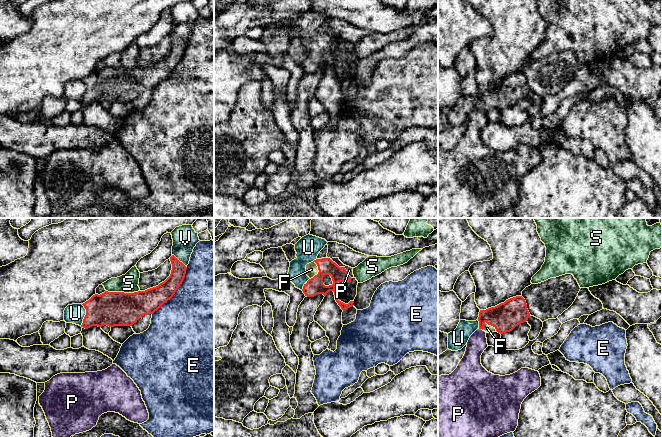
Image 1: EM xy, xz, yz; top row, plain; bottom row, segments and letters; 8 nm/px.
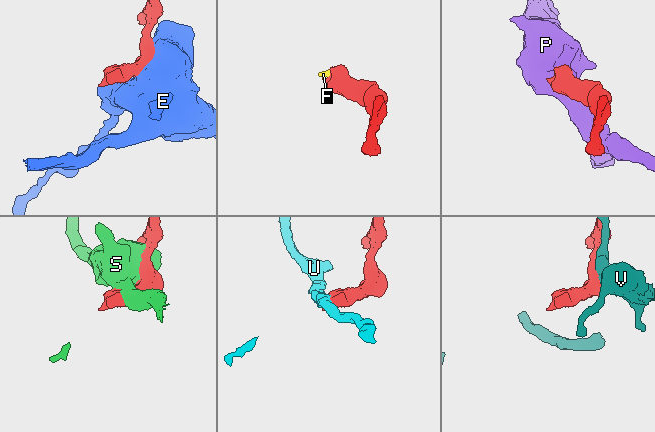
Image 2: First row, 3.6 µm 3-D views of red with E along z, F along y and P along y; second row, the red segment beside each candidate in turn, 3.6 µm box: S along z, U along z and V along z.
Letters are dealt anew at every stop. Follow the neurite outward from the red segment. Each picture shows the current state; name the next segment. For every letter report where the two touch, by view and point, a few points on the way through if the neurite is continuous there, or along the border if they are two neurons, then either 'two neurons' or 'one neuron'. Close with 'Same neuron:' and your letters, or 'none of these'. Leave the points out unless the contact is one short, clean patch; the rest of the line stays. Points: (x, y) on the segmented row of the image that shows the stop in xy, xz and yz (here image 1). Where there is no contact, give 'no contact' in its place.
E: meets red in xy at (175, 291); two neurons
F: meets red in xz at (319, 271); runs through xz (314, 286), (319, 271), (311, 269); one neuron
P: meets red in xz at (342, 267); border along xz (330, 259), (339, 266), (342, 266), (351, 278); two neurons
S: meets red in xy at (123, 292); two neurons
U: meets red in xy at (85, 315); border along xy (82, 304), (85, 309), (85, 316), (80, 325); two neurons
V: meets red in xy at (178, 260); two neurons
Same neuron: F

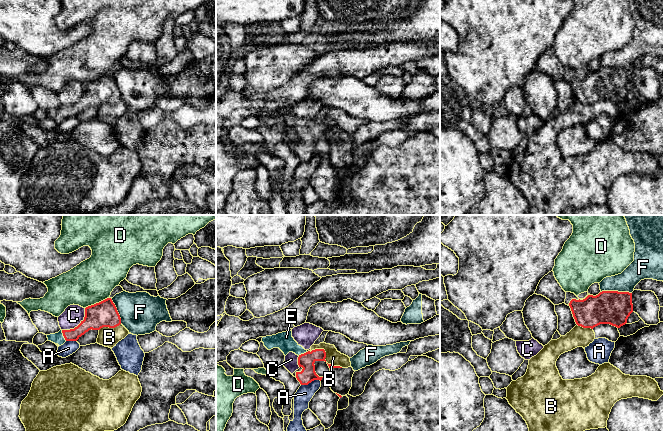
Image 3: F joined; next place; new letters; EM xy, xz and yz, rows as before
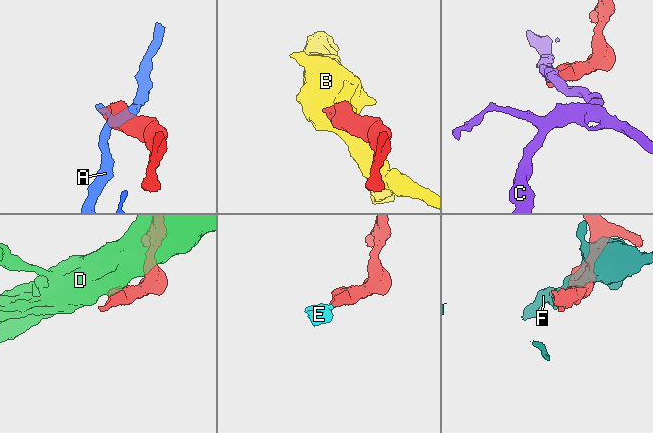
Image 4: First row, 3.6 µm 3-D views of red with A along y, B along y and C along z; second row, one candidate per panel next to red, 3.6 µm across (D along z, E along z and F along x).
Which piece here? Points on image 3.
A: meets red in xz at (310, 382); border along xz (320, 380), (312, 380), (307, 384), (301, 385); two neurons
B: meets red in xz at (325, 357); border along xz (311, 350), (323, 349), (325, 360), (328, 363), (342, 367); two neurons
C: meets red in xy at (79, 324); border along xy (85, 308), (85, 316), (76, 326), (62, 330); two neurons
D: meets red in xy at (97, 303); border along xy (109, 297), (85, 308); two neurons
E: meets red in xy at (63, 335); runs through xy (90, 321), (74, 334), (63, 335), (57, 338); one neuron
F: meets red in yz at (616, 291); two neurons
Same neuron: E

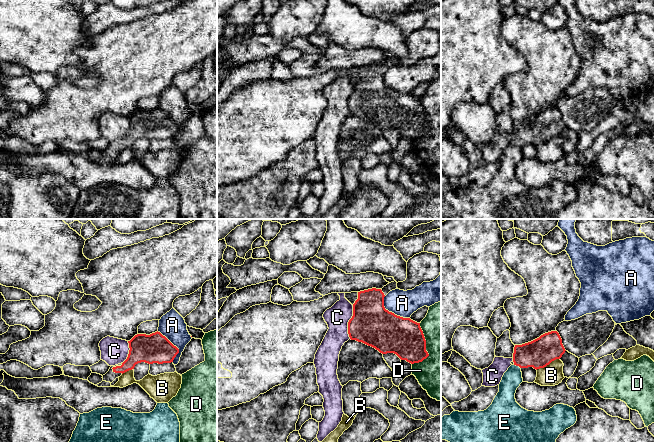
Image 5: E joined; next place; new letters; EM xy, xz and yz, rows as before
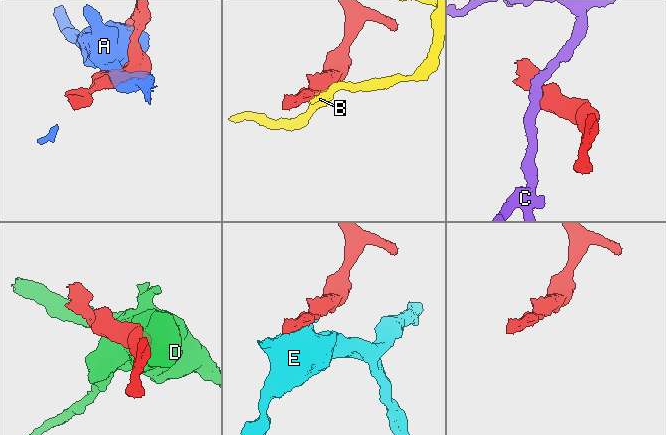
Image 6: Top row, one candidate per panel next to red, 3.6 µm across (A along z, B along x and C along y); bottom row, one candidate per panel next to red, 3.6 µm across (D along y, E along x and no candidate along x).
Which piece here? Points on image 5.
A: meets red in xz at (391, 312); two neurons
B: meets red in yz at (547, 364); border along yz (559, 358), (536, 369); two neurons
C: meets red in xz at (348, 322); border along xz (353, 305), (353, 315), (348, 322), (349, 338); two neurons
D: meets red in xz at (425, 347); two neurons
E: meets red in yz at (517, 365); border along yz (514, 364), (520, 368); two neurons
Same neuron: none of these

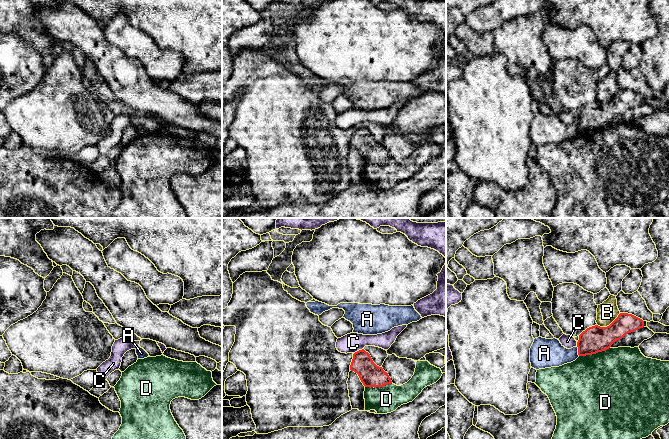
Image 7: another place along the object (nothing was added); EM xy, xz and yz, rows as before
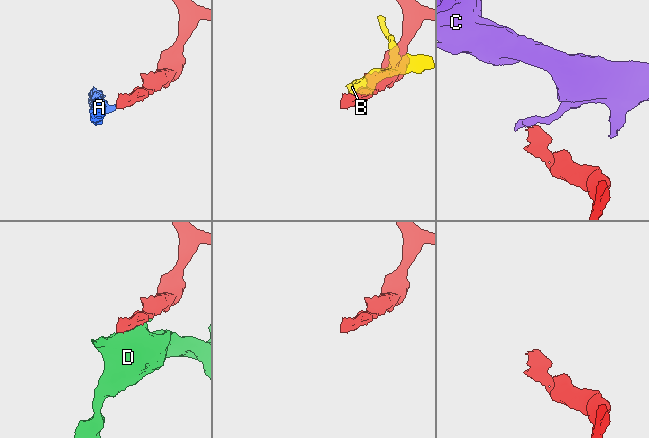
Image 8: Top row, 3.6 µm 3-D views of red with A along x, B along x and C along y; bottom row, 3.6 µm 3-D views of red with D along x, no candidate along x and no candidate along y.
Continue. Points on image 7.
A: meets red in yz at (578, 351); border along yz (576, 346), (579, 355); two neurons
B: meets red in yz at (609, 325); border along yz (620, 313), (608, 325), (597, 325); two neurons
C: meets red in xz at (359, 350); border along xz (362, 348), (354, 353); two neurons
D: meets red in yz at (594, 353); border along yz (609, 347), (595, 353), (579, 356); two neurons
Same neuron: none of these

